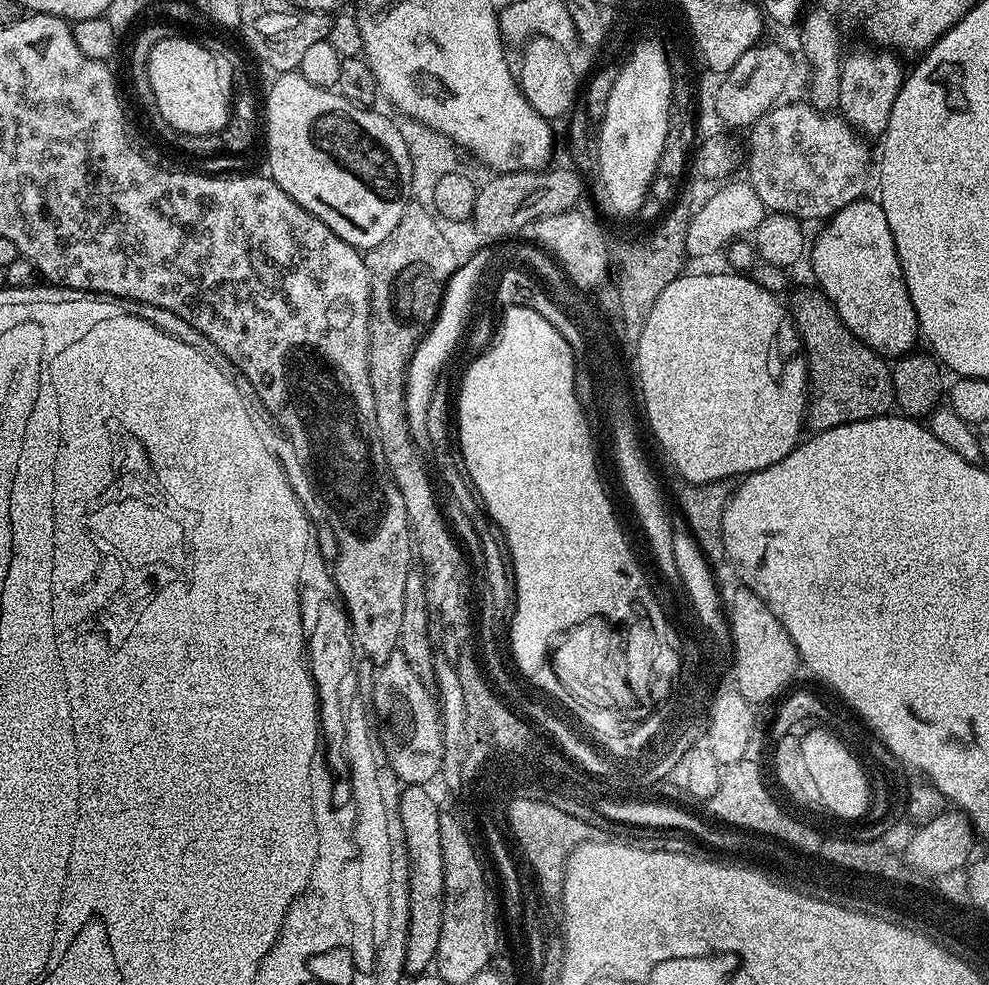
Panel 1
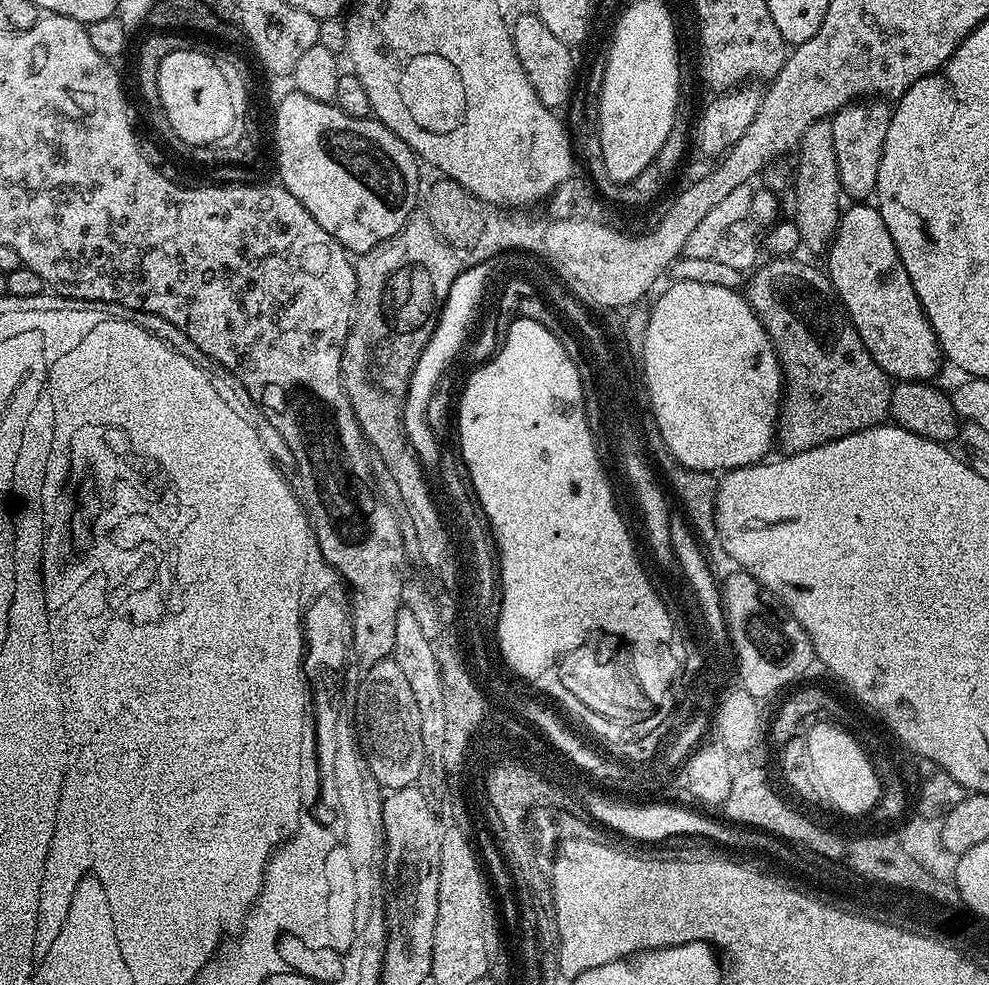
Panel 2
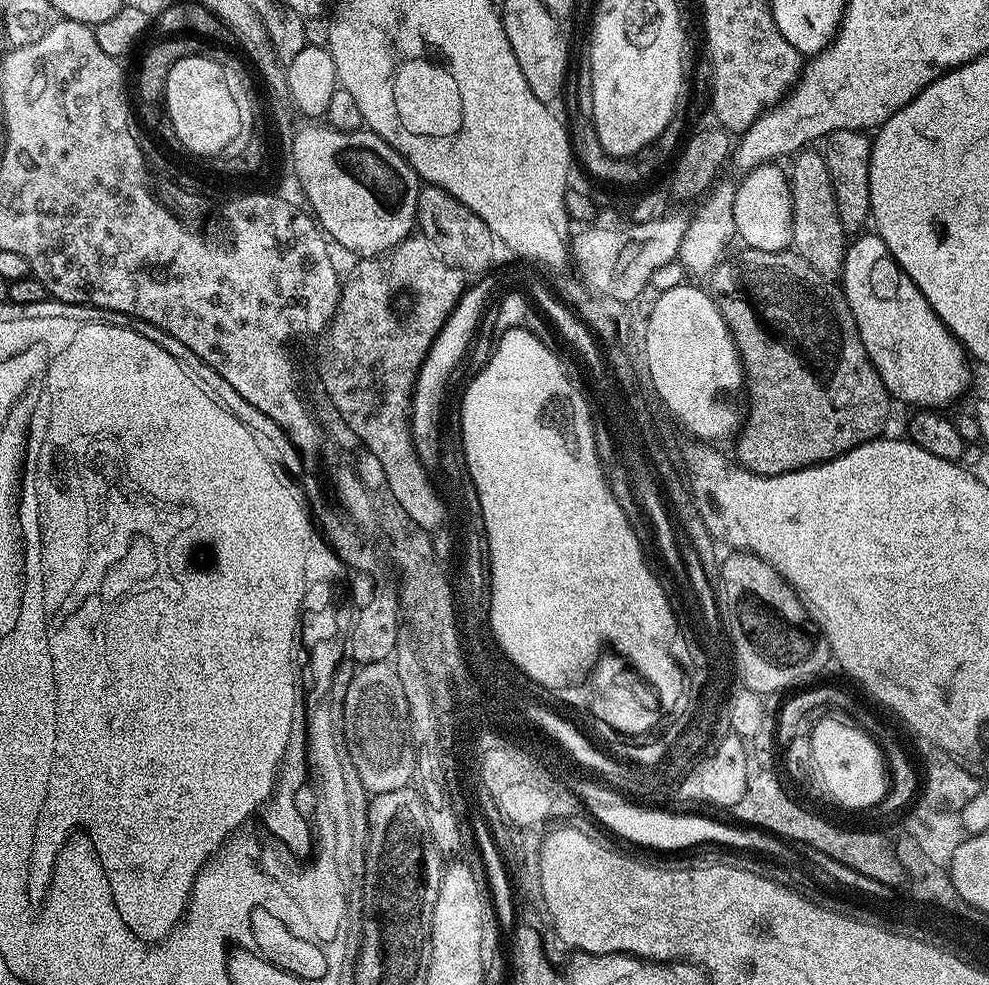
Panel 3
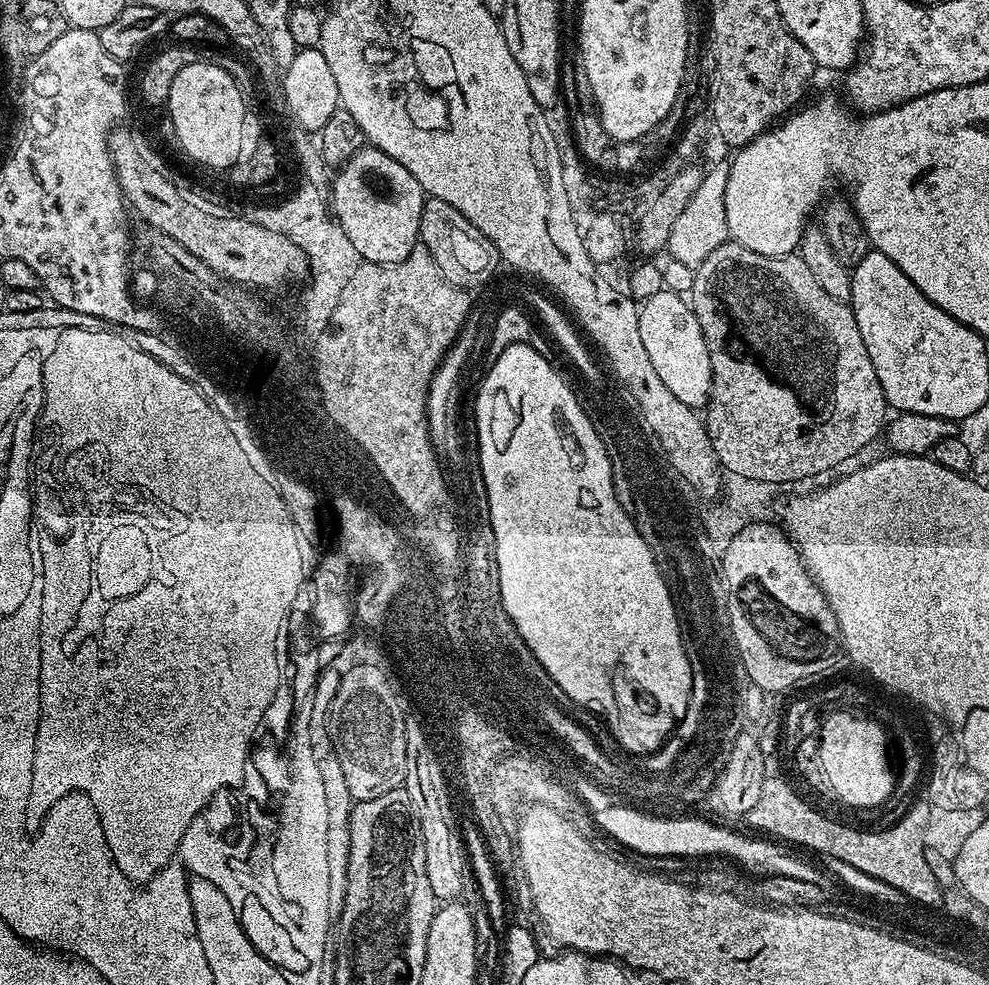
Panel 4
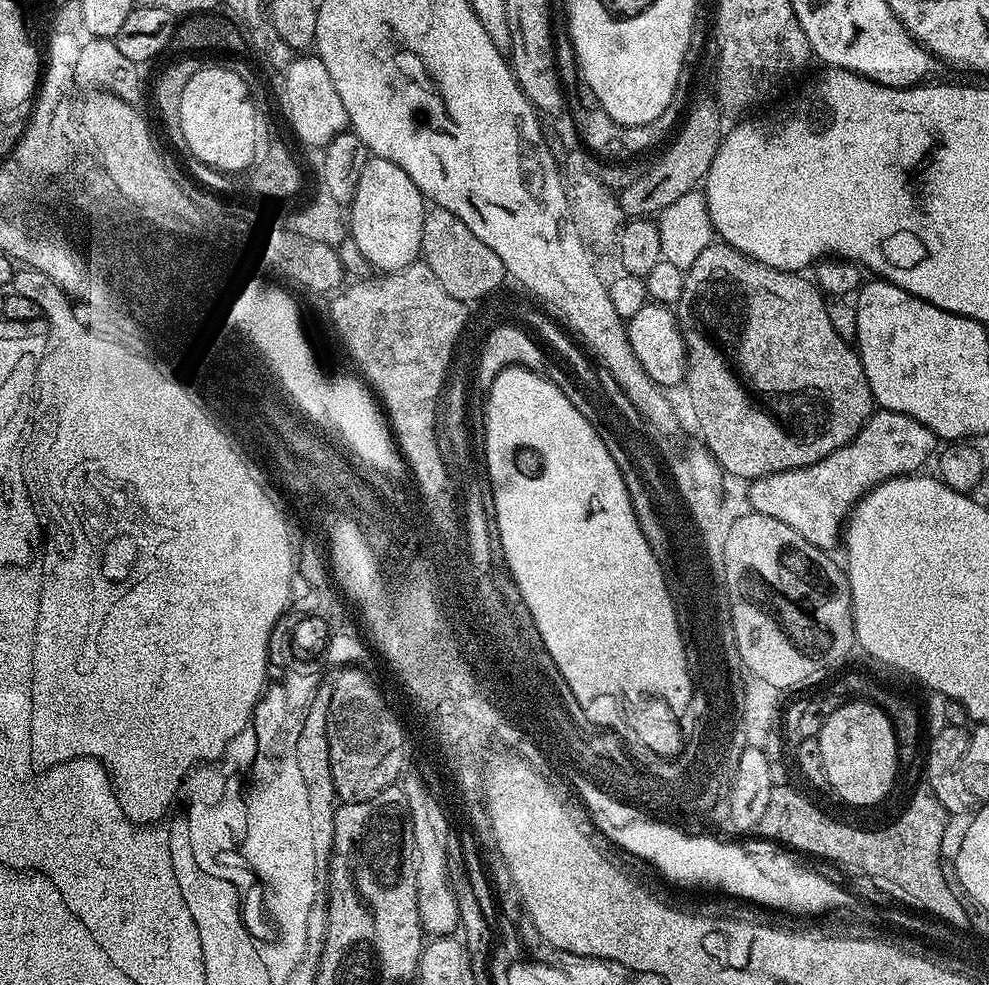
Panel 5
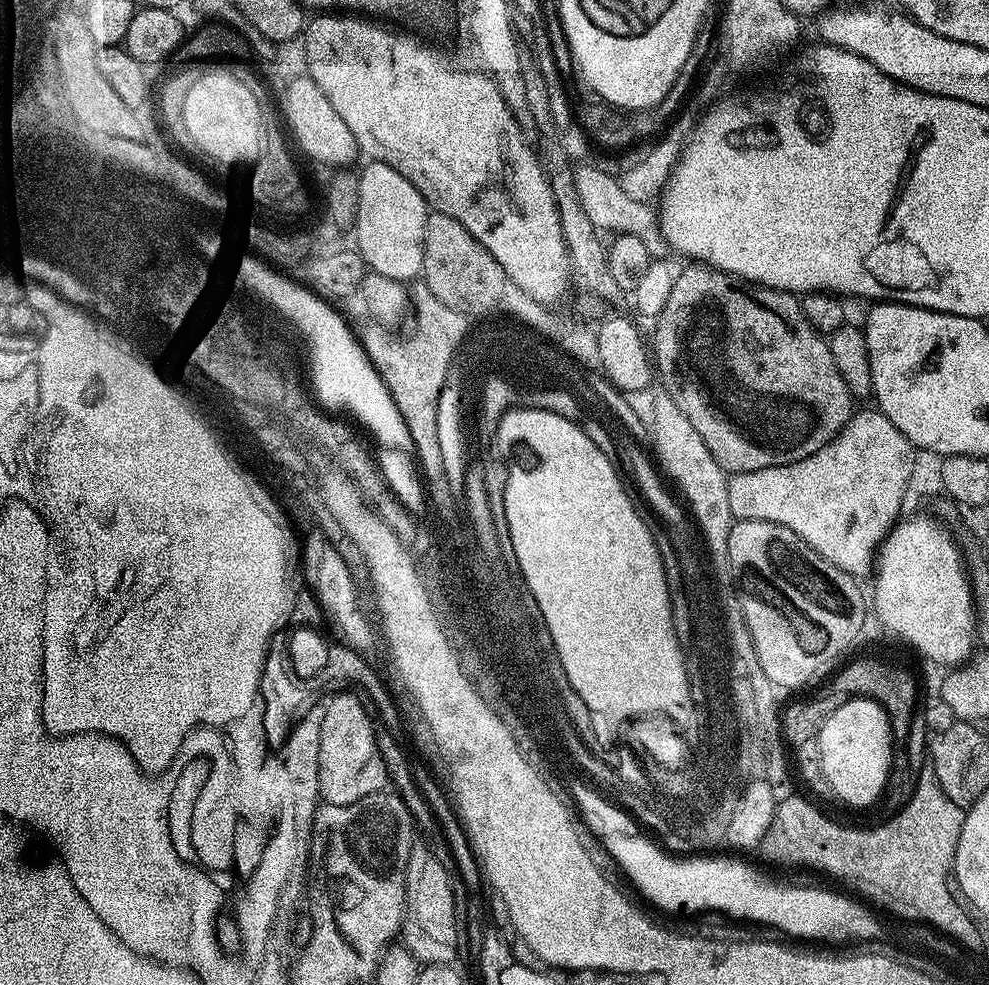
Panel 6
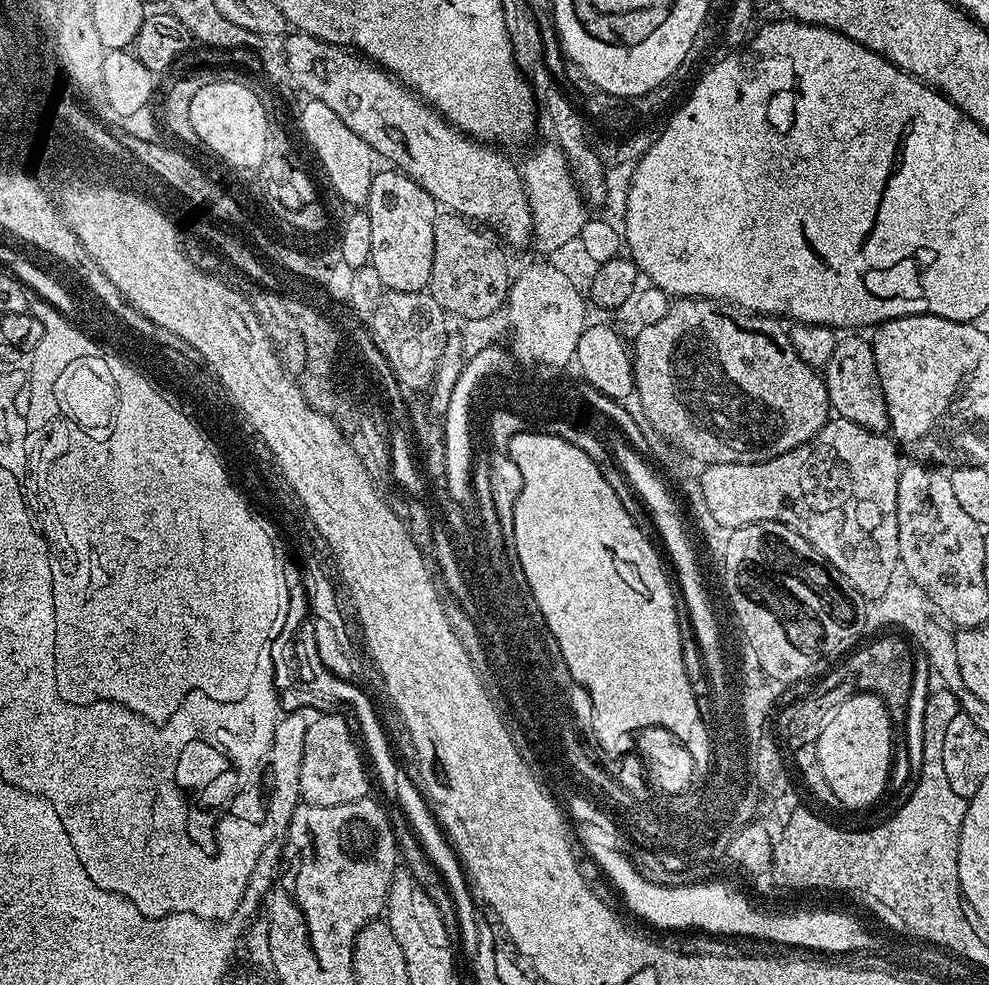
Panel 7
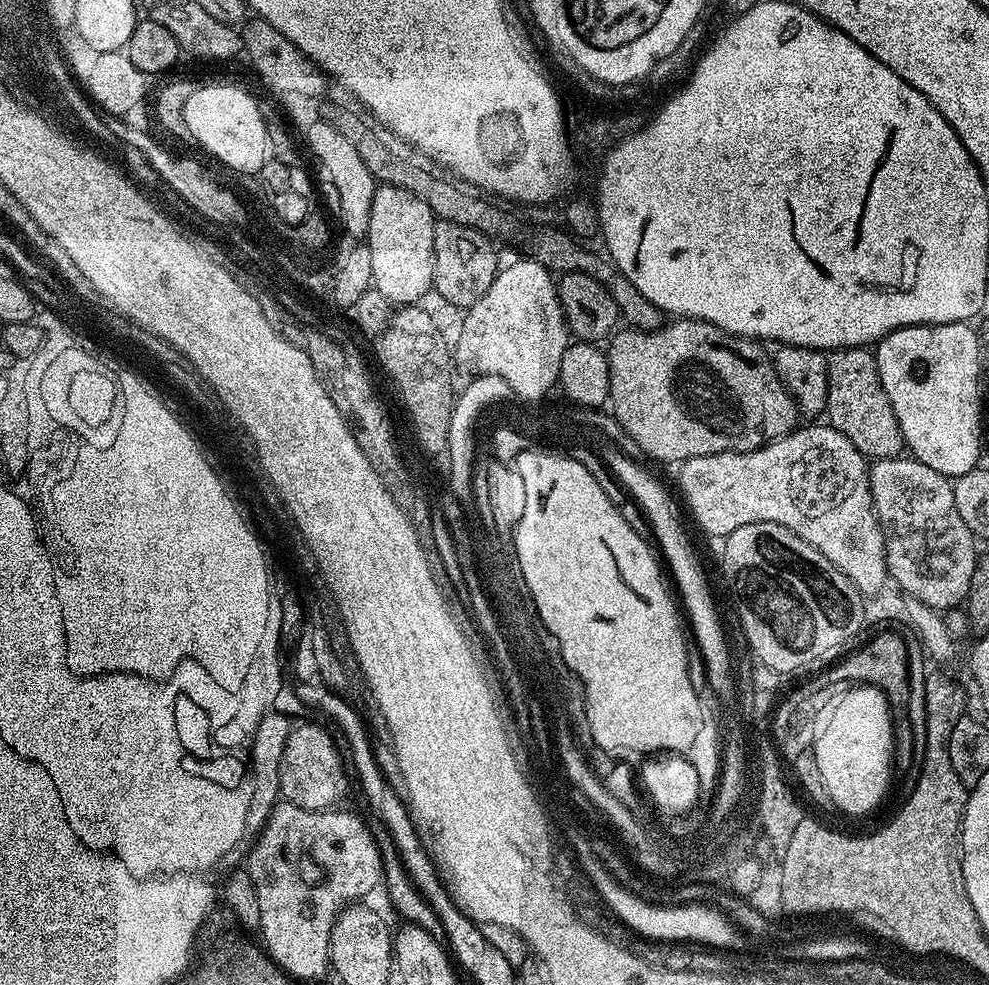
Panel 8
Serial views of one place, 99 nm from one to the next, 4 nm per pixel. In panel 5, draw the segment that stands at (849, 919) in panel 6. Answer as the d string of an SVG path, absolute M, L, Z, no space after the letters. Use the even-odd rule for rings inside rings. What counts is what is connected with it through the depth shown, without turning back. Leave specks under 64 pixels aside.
M654 818L650 824L632 824L632 828L622 828L621 832L616 832L612 844L622 842L621 853L629 853L653 864L672 884L693 884L696 888L704 886L708 890L726 888L729 897L737 896L740 900L749 900L764 908L777 908L780 912L812 916L831 908L839 910L849 903L846 889L827 880L822 873L799 864L791 851L775 843L763 838L748 838L744 840L745 844L731 844L731 839L715 840L714 837L712 834L693 834L680 826L676 830L663 828Z

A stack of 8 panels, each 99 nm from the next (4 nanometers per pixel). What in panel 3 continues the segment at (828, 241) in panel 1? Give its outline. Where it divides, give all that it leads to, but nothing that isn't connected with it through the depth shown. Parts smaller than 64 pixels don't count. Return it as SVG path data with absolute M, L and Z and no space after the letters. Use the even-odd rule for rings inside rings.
M860 234L855 237L856 240L847 245L844 250L844 271L842 273L842 287L844 289L844 297L850 306L850 310L854 314L854 322L858 326L858 334L862 334L862 346L866 346L866 354L870 358L870 362L874 366L874 370L878 370L878 374L882 378L882 382L886 386L889 397L893 401L901 400L904 404L913 404L911 407L916 410L944 410L947 404L952 404L964 391L968 388L968 379L971 378L972 372L968 369L970 365L970 357L964 351L964 347L960 344L960 339L953 336L952 332L938 318L938 314L930 306L930 302L926 302L926 298L922 294L922 290L918 290L918 286L914 286L914 282L904 273L902 266L890 254L890 250L886 246L886 242L882 242L882 238L875 234L864 236Z

